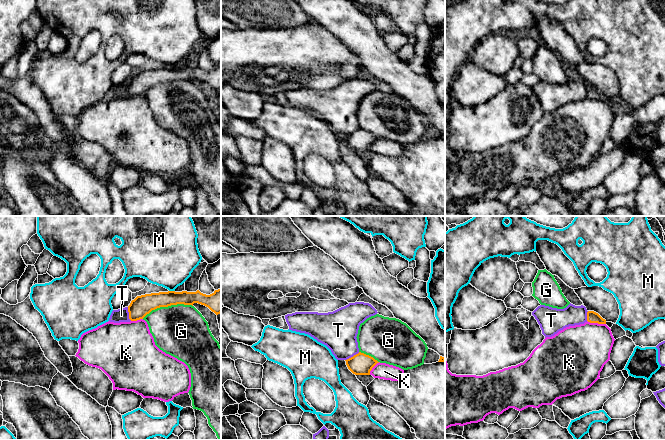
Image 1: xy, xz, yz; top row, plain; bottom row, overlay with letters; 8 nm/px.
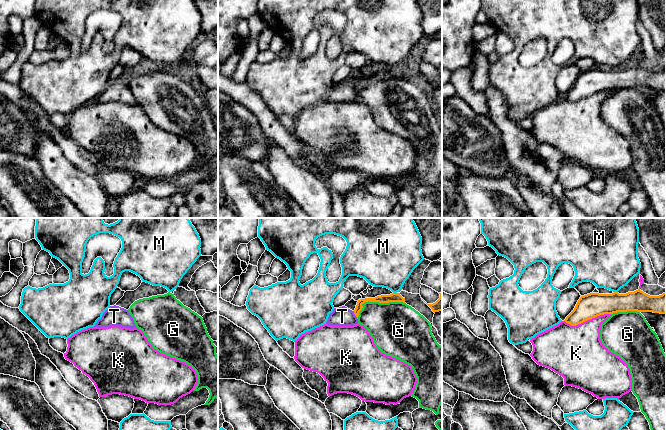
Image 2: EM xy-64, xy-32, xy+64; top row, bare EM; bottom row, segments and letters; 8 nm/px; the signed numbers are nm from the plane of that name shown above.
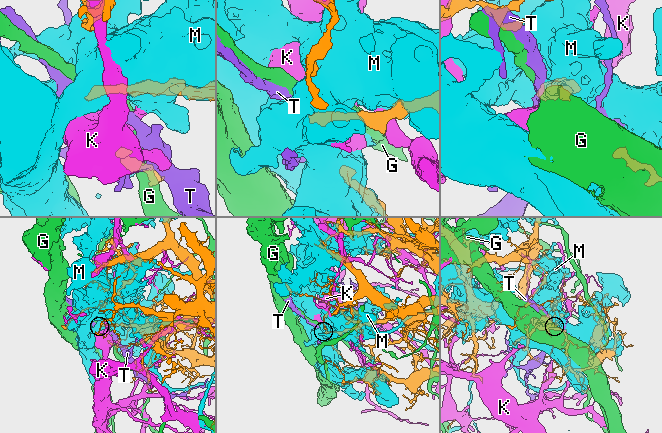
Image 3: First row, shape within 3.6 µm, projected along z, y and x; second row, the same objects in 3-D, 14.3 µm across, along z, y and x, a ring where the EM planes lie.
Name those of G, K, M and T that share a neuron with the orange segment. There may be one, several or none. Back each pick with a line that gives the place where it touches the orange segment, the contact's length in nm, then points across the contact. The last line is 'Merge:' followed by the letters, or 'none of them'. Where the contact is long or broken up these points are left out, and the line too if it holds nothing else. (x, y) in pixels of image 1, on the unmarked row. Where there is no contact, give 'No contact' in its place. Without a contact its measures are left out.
Merge: none of them

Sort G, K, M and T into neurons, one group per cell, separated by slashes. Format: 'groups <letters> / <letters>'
groups G / K / M / T

